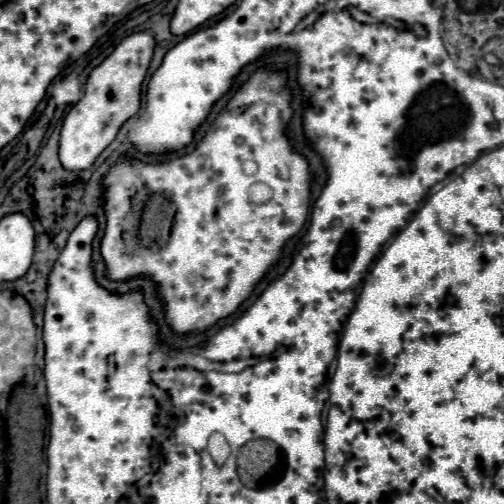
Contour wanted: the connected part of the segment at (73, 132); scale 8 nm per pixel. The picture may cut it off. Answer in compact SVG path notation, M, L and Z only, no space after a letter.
M138 31L128 35L98 67L92 69L84 97L70 109L60 131L60 163L70 171L88 169L94 159L116 139L118 129L140 109L142 81L154 53L154 35Z

